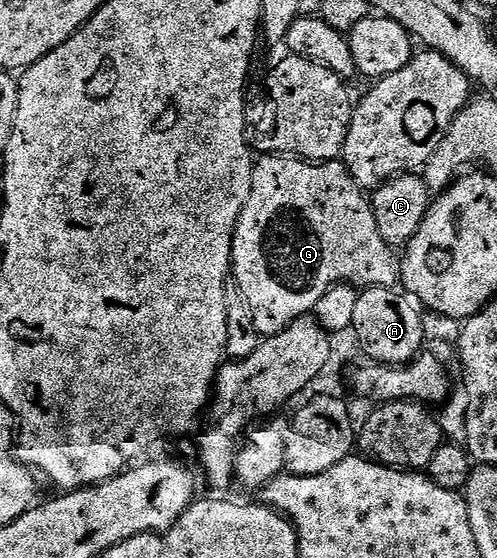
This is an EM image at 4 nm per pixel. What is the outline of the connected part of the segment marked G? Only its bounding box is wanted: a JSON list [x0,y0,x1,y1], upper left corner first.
[232,155,398,335]

